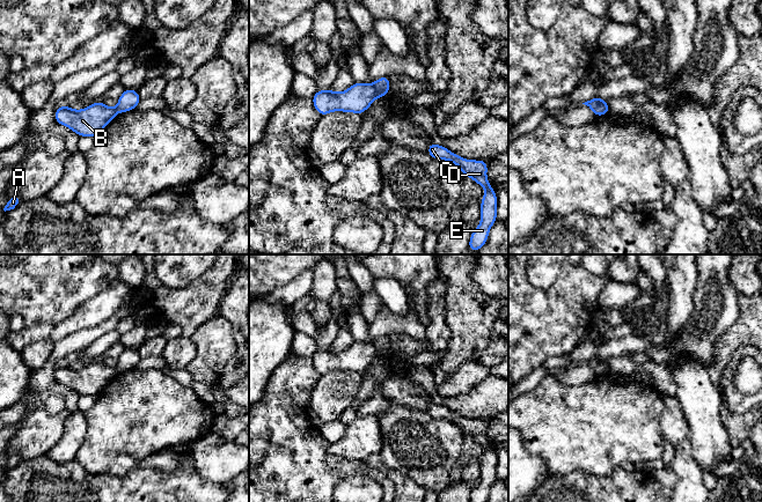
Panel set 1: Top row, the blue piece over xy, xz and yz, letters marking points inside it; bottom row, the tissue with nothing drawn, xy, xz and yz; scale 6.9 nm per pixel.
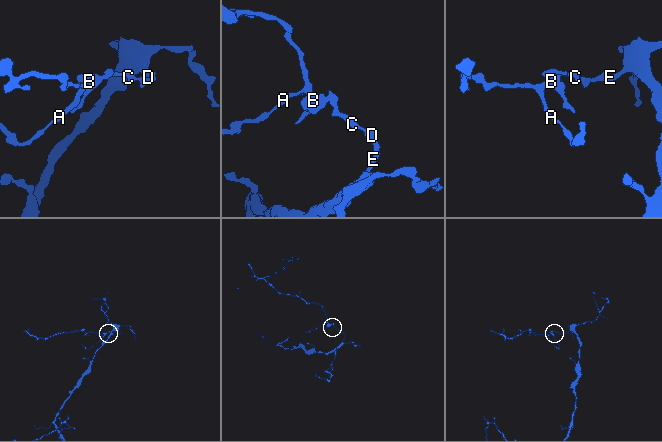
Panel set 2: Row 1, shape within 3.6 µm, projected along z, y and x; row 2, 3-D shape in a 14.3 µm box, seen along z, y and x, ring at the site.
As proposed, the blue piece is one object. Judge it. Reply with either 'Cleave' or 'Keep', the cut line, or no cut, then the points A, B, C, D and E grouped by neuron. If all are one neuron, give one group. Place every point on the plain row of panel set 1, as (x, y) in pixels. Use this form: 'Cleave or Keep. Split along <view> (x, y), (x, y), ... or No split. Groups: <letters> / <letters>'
Cleave. Split along xz (372, 344), (378, 355). Groups: A B / C D E

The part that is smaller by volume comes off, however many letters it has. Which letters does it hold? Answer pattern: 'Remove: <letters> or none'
Remove: A, B

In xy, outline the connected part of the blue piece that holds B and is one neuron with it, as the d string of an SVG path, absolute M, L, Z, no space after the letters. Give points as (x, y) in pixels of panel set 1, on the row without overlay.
M95 361L82 369L59 364L54 371L54 379L79 396L96 397L116 374L116 368L107 366L103 361Z

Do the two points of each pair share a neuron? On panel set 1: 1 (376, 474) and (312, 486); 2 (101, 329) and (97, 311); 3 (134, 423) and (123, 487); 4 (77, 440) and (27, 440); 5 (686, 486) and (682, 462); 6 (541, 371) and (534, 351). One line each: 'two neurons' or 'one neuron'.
1: one neuron
2: two neurons
3: two neurons
4: two neurons
5: one neuron
6: two neurons

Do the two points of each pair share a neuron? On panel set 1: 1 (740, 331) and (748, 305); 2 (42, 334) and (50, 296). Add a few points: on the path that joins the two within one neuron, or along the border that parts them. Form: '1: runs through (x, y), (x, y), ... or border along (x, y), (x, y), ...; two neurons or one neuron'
1: runs through (746, 325), (748, 323), (748, 311); one neuron
2: border along (53, 323), (36, 323), (27, 327); two neurons

